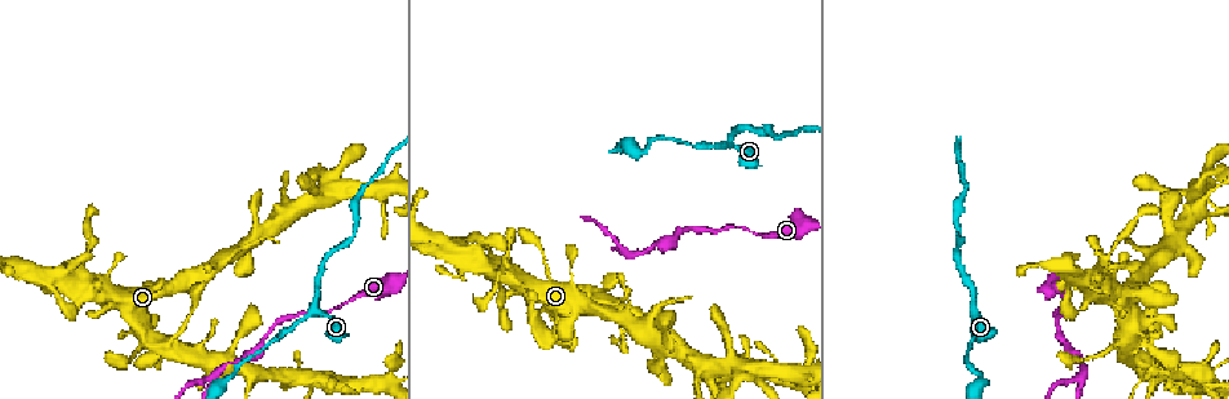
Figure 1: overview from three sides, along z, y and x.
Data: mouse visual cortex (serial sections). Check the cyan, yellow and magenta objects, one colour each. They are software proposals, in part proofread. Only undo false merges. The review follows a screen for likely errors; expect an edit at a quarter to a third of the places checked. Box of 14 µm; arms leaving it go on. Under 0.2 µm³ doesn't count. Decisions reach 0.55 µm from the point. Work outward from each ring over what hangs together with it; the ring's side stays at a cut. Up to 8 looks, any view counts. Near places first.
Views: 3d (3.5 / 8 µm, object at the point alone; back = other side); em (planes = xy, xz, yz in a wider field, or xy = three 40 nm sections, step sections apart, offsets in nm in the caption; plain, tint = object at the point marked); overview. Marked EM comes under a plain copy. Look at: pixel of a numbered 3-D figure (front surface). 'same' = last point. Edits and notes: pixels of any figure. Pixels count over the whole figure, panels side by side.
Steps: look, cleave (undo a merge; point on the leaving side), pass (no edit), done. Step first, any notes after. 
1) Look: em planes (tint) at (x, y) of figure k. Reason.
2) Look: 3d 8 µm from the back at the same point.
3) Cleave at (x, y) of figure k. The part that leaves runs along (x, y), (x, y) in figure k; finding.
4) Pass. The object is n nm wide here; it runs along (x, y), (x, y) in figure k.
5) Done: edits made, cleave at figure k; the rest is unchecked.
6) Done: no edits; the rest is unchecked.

Look: 3d 3.5 µm at (638, 314) of figure 1. Abrupt turn.

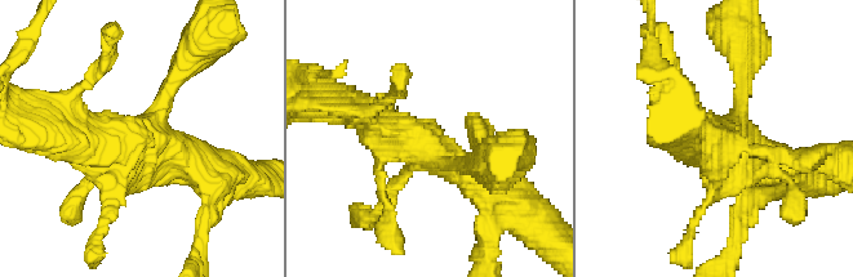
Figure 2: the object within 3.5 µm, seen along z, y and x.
Pass. It runs along (349, 107), (496, 193) in figure 2; one cell here.

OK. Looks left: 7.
Look: 3d 3.5 µm at (336, 309) of figure 1. A narrow waist.

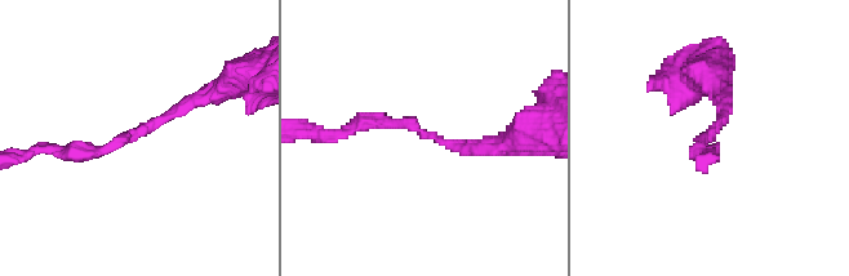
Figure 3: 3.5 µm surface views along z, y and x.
Look: em xy step 1 (tint) at (129, 137) of figure 3. The arms are 150, 200 nm wide; need the tissue.

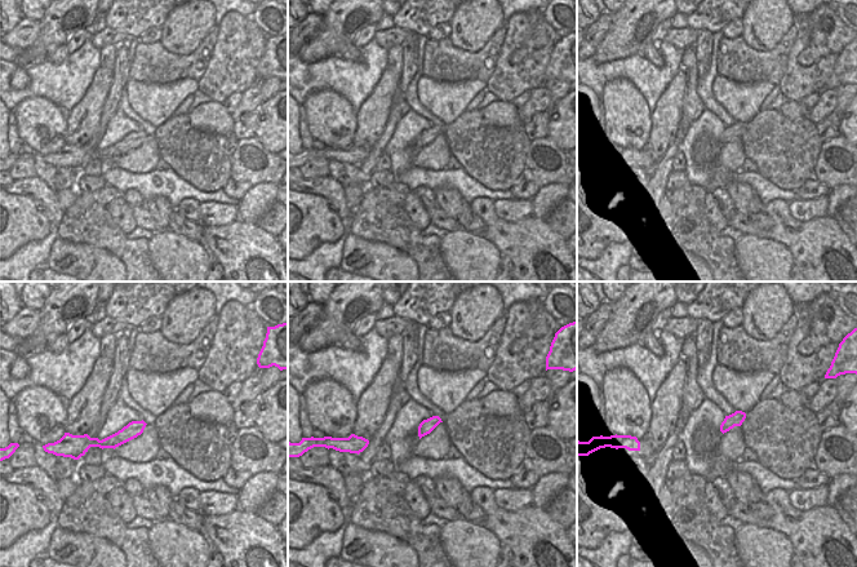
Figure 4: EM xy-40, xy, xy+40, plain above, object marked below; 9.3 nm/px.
Pass. It runs along (208, 96), (101, 151), (53, 151) in figure 3; one cell here.

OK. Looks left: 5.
Look: 3d 3.5 µm at (214, 374) of figure 1.

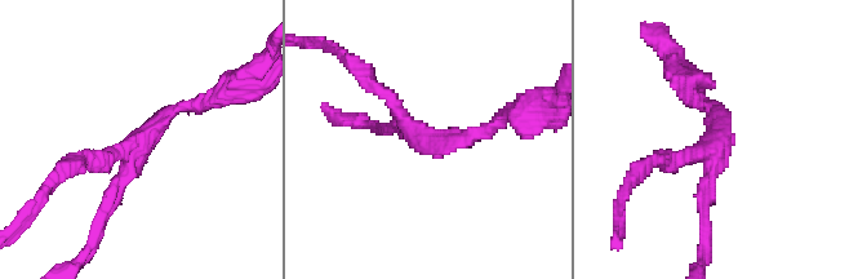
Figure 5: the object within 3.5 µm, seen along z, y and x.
Look: em xy step 1 (tint) at (135, 143) of figure 5. 3 arms meet here; the arms are 150, 200, 200 nm wide; need the tissue.

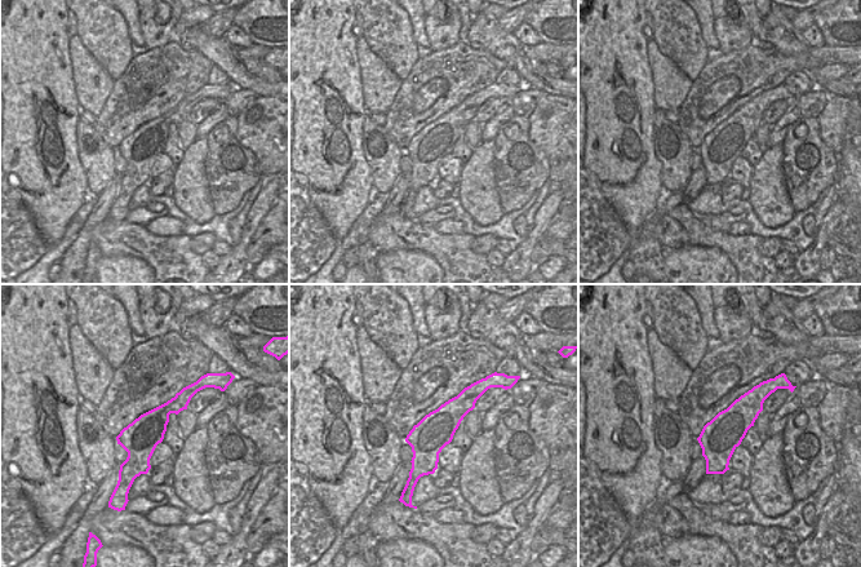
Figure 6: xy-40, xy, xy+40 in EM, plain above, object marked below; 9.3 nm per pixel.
Pass. It runs along (471, 389), (427, 438), (413, 481) in figure 6; one cell here.

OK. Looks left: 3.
Done: no edits; the rest is unchecked.

